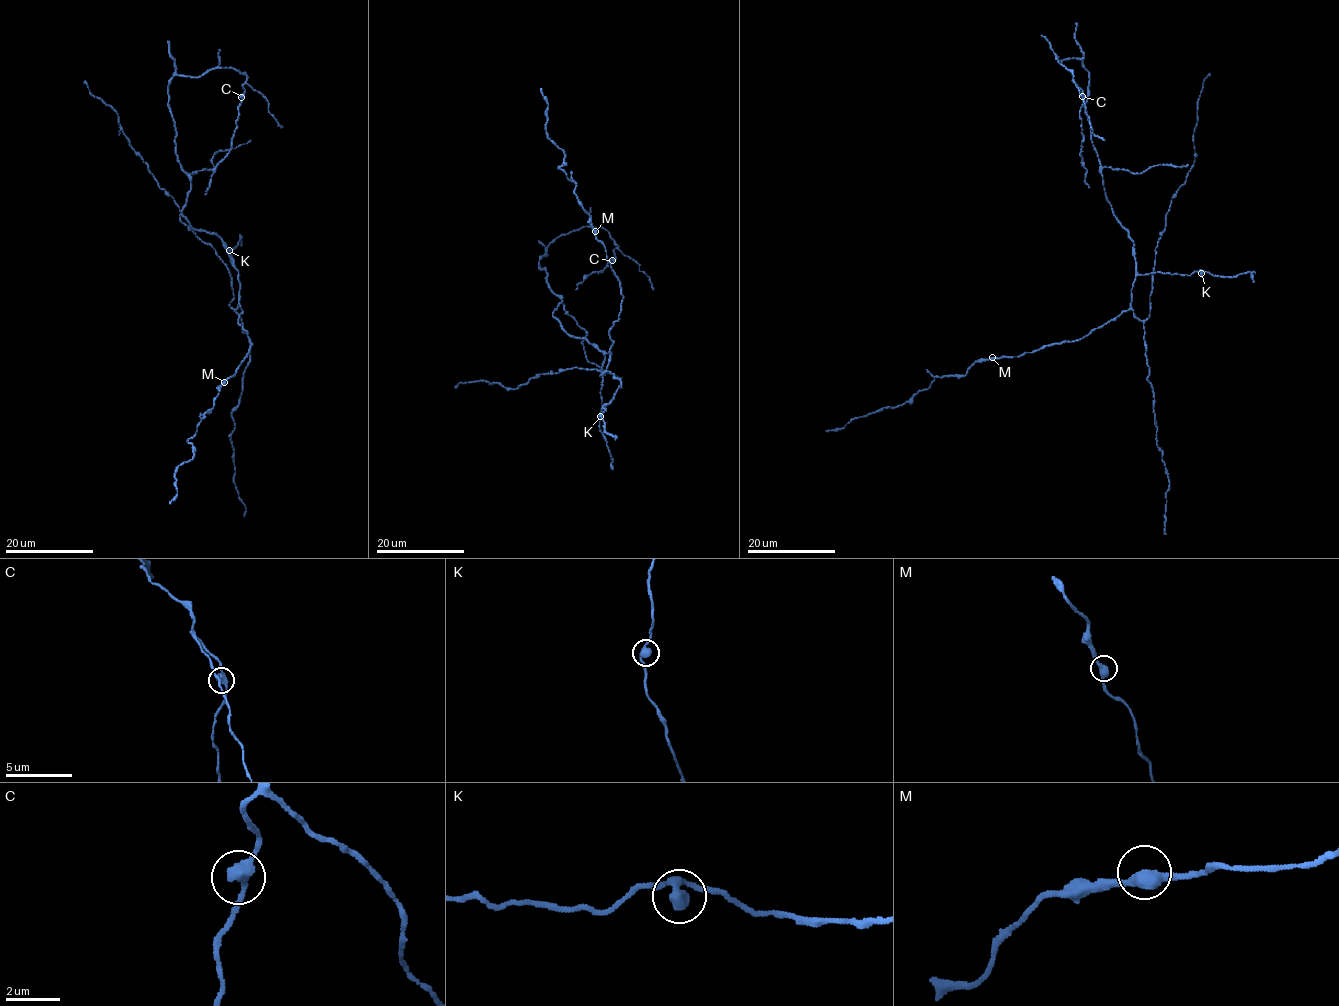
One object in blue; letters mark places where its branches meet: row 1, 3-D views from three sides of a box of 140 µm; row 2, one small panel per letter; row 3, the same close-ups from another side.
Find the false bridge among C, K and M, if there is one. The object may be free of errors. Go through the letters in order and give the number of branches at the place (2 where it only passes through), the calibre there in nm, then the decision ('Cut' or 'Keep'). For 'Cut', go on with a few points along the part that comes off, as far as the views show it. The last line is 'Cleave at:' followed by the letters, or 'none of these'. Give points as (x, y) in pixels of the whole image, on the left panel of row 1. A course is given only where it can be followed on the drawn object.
C: Branches: 2. Thickness 400 nm. Keep
K: Branches: 2. Thickness 400 nm. Keep
M: Branches: 2. Thickness 400 nm. Keep
Cleave at: none of these

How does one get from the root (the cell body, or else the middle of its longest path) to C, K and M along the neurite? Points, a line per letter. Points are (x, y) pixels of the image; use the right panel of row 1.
C: (1130, 239), (1105, 195), (1085, 106), (1089, 72), (1079, 59), (1061, 63), (1055, 56), (1073, 74), (1083, 96)
K: (1130, 239), (1139, 274), (1201, 273)
M: (1130, 239), (1133, 243), (1135, 280), (1128, 309), (1079, 339), (1044, 345), (1017, 357), (992, 357)

